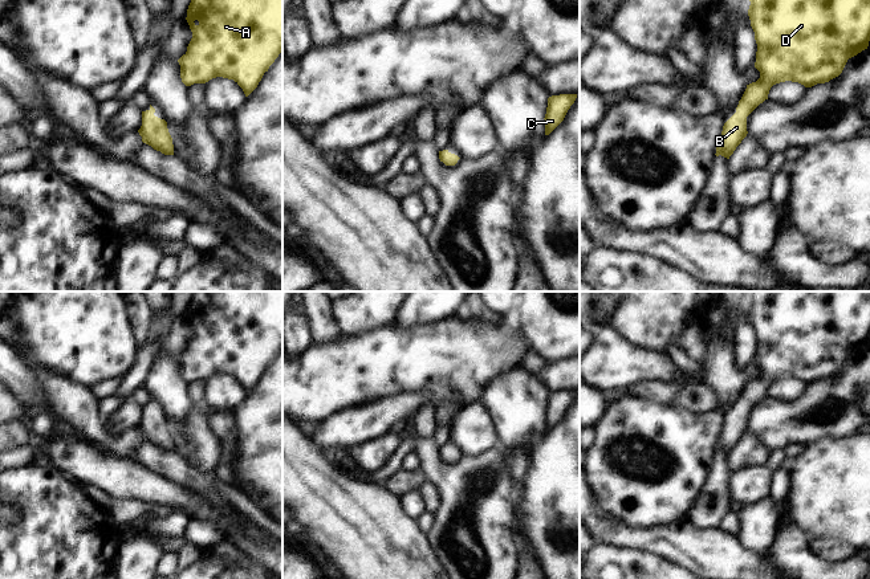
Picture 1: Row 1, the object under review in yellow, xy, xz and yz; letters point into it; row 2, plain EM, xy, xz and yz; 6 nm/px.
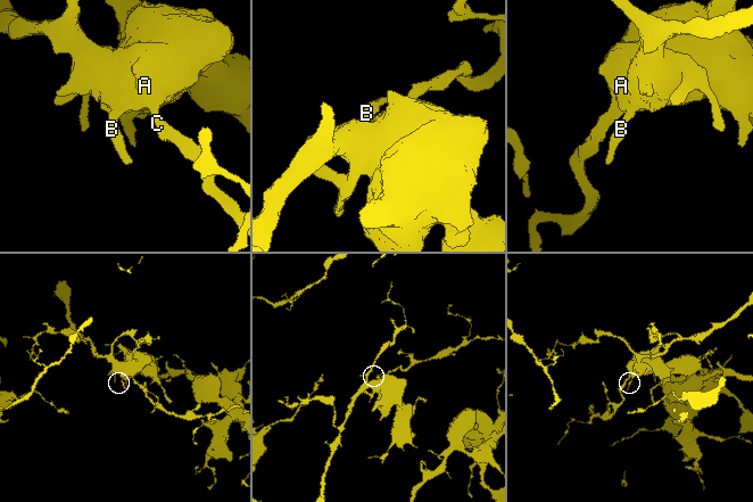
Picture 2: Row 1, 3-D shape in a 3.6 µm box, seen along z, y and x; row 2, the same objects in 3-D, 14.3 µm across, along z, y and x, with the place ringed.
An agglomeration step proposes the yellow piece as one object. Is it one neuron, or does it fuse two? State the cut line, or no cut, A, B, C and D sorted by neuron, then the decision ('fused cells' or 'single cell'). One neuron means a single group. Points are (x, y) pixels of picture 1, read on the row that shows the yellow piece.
cut none; groups A B C D; single cell

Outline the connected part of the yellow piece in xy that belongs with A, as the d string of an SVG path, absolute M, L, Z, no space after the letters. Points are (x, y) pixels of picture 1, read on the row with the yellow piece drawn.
M191 0L186 20L192 38L187 52L178 60L186 86L223 77L233 79L248 97L282 52L282 0Z

